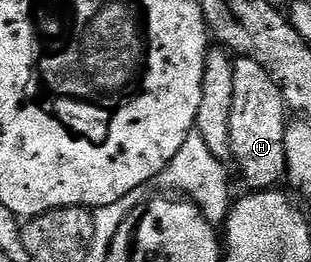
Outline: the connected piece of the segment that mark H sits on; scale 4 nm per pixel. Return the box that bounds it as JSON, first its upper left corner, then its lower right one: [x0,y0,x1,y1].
[229,56,289,191]

